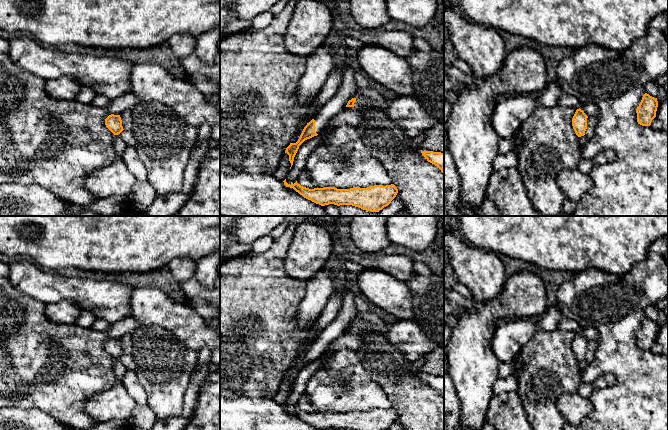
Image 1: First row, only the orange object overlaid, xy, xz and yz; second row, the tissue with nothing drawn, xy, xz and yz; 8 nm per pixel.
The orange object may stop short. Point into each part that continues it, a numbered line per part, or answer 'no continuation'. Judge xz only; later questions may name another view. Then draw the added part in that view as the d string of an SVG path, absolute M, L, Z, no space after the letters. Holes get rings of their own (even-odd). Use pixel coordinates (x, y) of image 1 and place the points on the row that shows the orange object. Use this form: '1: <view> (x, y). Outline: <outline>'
1: xz (348, 89). Outline: M351 66L345 68L343 79L336 95L326 102L314 117L315 132L317 134L320 134L326 128L335 115L346 108L349 100L357 97L358 87L354 80L355 71Z

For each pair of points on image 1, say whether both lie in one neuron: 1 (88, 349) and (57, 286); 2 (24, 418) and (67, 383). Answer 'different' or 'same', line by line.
1: different
2: different

